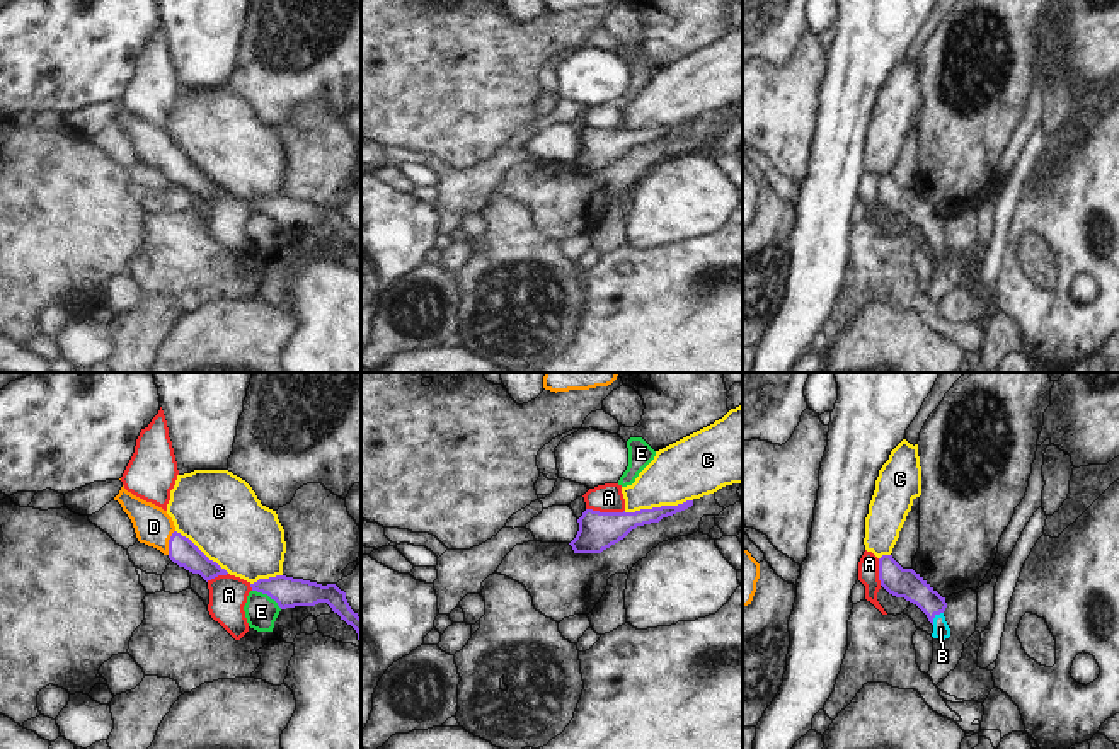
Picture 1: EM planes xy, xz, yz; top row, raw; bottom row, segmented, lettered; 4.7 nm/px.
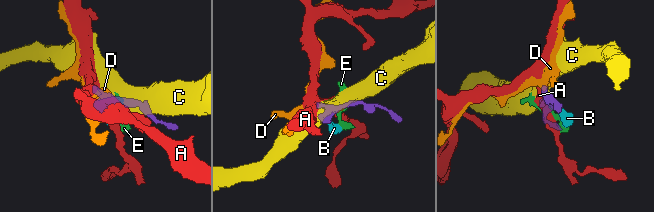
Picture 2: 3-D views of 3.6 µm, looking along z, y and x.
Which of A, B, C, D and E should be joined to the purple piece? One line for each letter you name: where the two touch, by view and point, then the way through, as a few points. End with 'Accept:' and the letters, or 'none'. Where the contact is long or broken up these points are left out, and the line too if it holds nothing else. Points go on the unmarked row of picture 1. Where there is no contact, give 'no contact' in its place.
B: yz (934, 235) | across yz (903, 201), (934, 235), (941, 247)
D: xy (169, 160) | across xy (183, 171), (169, 160), (154, 145)
Accept: B, D

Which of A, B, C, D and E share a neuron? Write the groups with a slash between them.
A / B D / C / E

